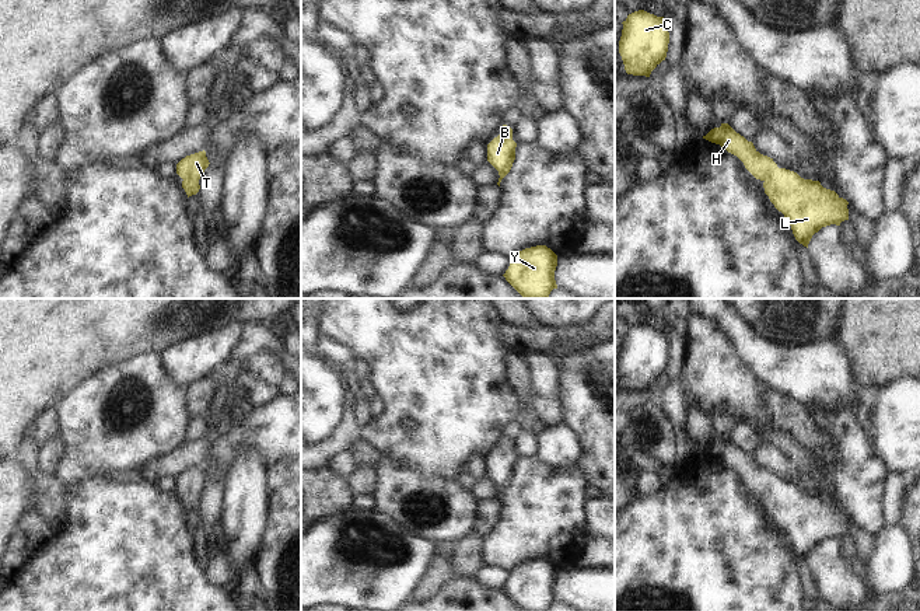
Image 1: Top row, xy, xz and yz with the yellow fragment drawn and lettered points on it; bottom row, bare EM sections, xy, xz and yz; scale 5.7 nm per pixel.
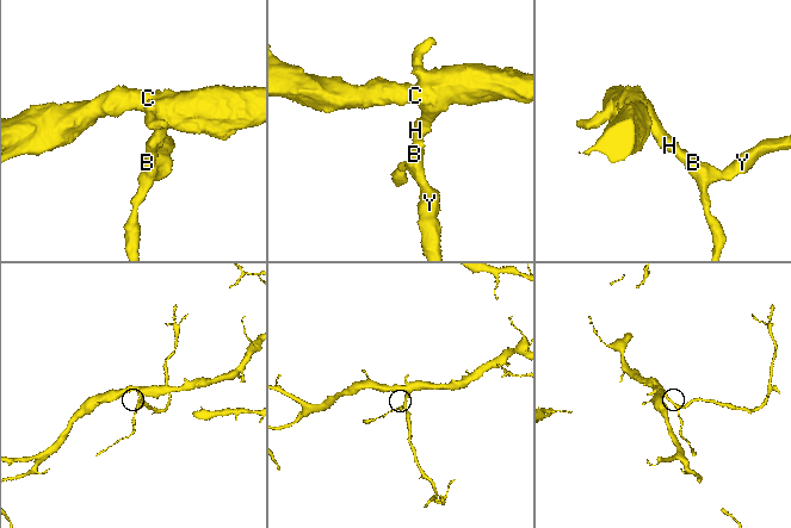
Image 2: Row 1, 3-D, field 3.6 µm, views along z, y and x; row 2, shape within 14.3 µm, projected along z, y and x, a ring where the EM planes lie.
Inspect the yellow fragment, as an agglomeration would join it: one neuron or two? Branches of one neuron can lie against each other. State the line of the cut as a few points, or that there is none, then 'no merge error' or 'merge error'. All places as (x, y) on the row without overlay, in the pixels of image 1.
no cut; no merge error

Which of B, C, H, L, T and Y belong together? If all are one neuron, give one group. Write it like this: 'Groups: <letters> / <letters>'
Groups: B C H L T Y.

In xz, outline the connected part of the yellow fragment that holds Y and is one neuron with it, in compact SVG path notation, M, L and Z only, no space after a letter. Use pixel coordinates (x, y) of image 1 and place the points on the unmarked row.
M546 559L517 566L503 589L522 611L549 611L557 603L555 584L557 569Z

